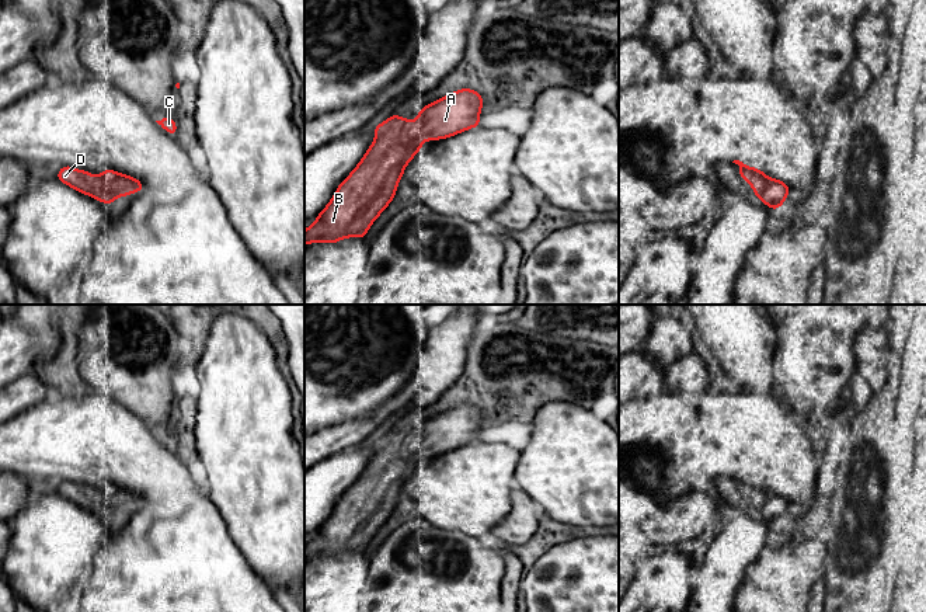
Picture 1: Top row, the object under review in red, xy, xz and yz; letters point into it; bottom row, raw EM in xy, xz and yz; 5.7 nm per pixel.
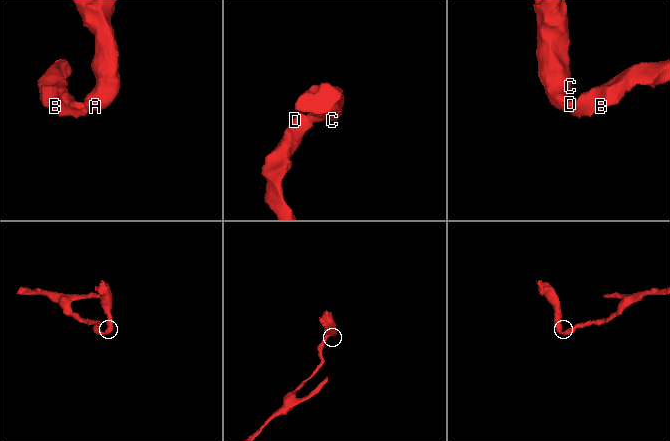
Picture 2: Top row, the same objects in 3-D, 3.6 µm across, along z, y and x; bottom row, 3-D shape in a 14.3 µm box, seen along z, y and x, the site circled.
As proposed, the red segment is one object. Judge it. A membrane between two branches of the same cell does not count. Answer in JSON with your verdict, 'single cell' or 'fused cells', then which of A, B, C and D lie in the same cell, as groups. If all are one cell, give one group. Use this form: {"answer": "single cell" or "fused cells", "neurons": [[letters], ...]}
{"answer": "single cell", "neurons": [["A", "B", "C", "D"]]}

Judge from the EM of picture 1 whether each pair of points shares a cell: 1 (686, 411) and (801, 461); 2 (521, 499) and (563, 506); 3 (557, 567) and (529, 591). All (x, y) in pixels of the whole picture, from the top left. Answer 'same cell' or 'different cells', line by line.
1: same cell
2: different cells
3: same cell

